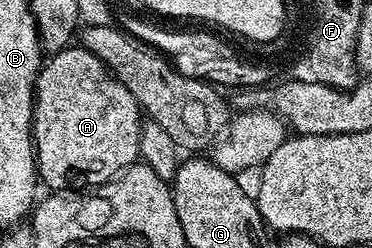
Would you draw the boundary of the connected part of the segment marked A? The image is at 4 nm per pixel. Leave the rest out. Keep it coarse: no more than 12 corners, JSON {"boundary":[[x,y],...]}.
{"boundary":[[78,44],[34,85],[50,192],[139,161],[143,111]]}

